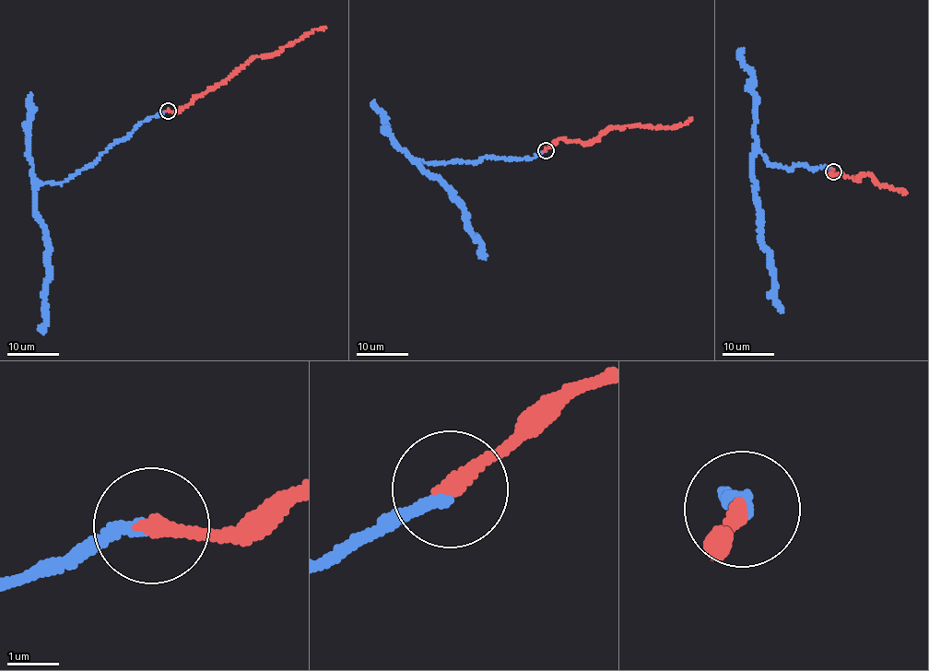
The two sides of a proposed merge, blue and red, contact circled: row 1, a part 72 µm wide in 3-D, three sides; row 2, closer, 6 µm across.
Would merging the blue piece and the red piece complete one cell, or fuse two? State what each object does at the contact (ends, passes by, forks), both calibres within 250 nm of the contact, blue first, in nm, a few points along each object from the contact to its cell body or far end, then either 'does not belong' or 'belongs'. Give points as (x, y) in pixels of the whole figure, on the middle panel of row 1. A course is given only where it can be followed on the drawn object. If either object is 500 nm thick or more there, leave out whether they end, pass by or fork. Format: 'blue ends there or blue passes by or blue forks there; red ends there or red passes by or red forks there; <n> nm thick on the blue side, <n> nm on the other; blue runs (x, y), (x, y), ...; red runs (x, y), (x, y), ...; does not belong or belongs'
blue ends there; red ends there; 240 nm thick on the blue side, 280 nm on the other; blue runs (545, 150), (522, 158), (483, 158), (428, 164), (417, 160), (427, 174), (440, 182), (465, 213), (486, 259); red runs (545, 150), (562, 139), (592, 142), (608, 130), (651, 125), (673, 127), (686, 124), (692, 118); belongs

